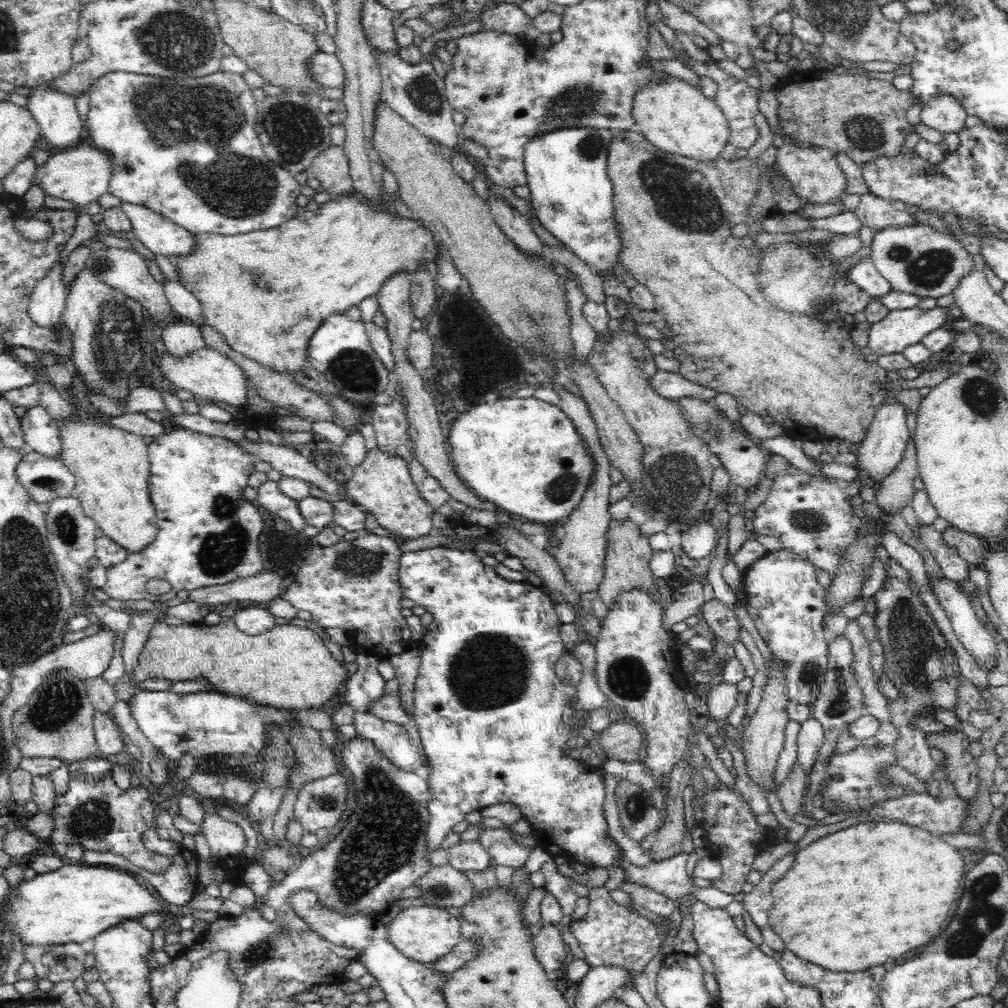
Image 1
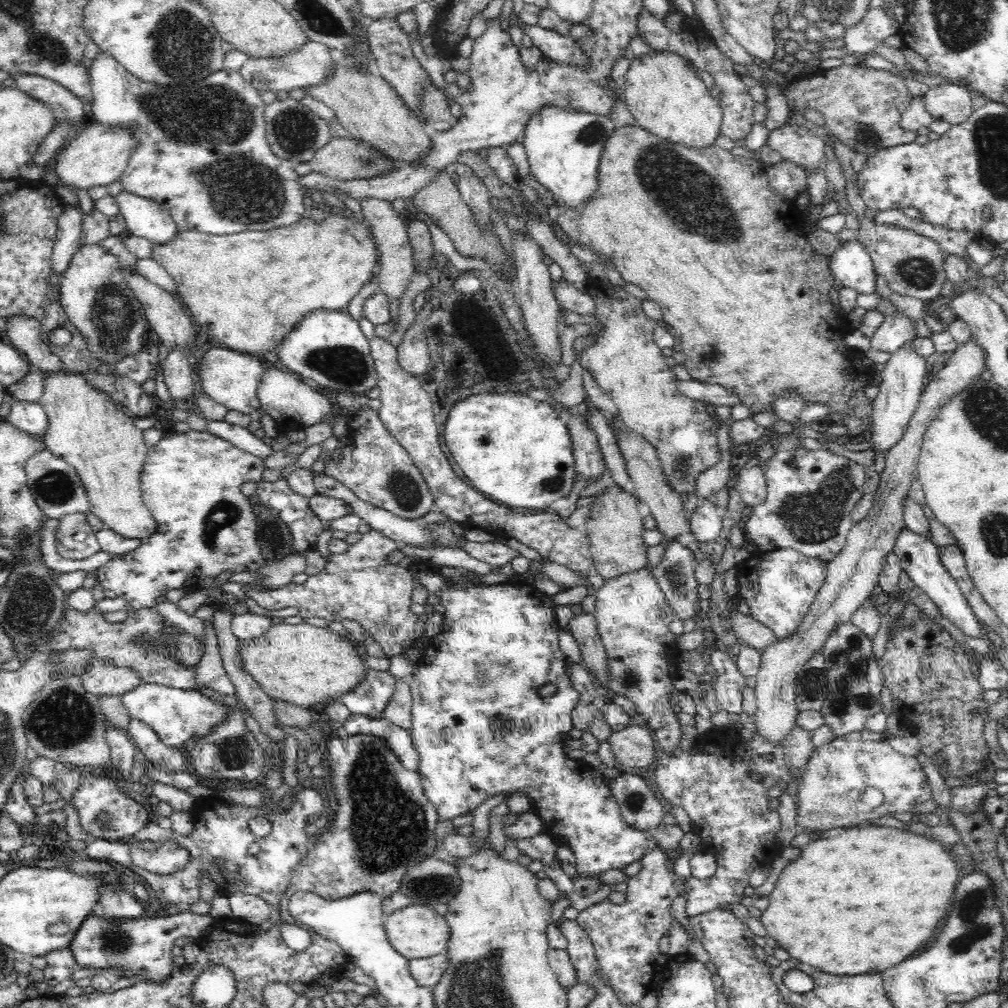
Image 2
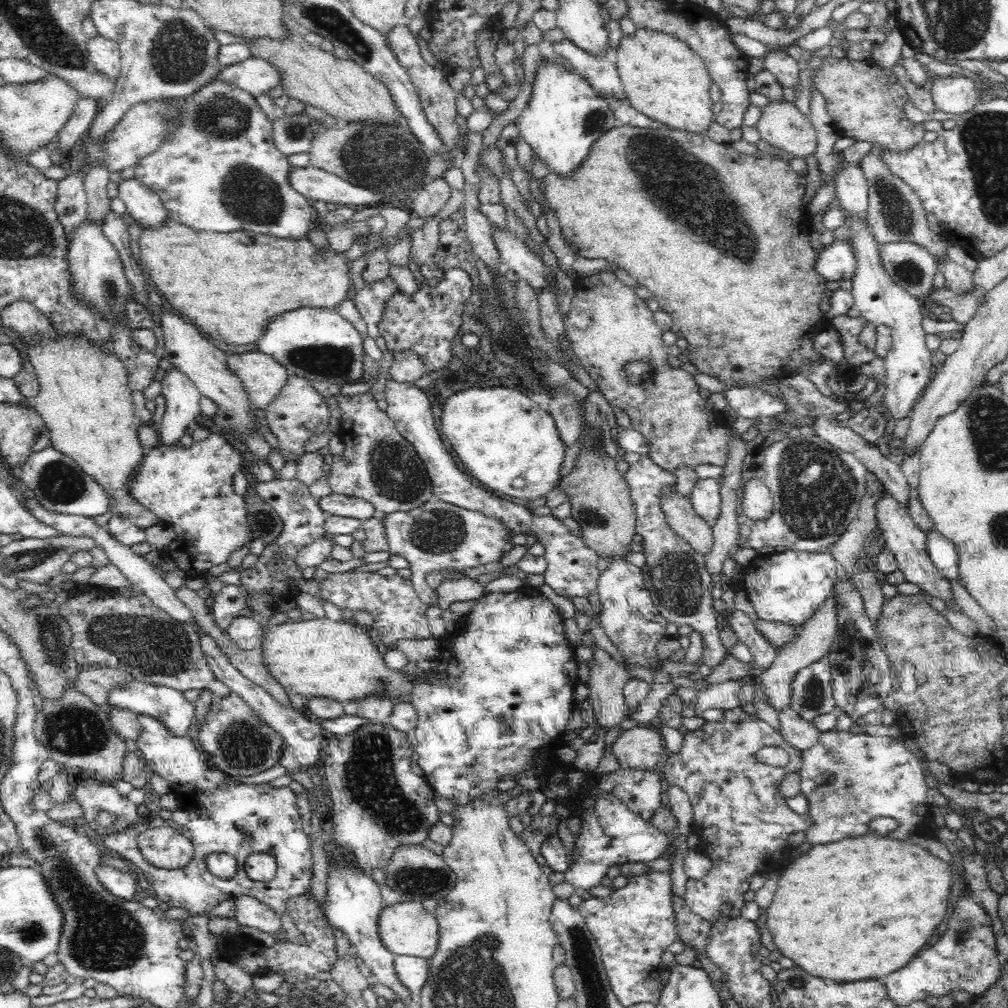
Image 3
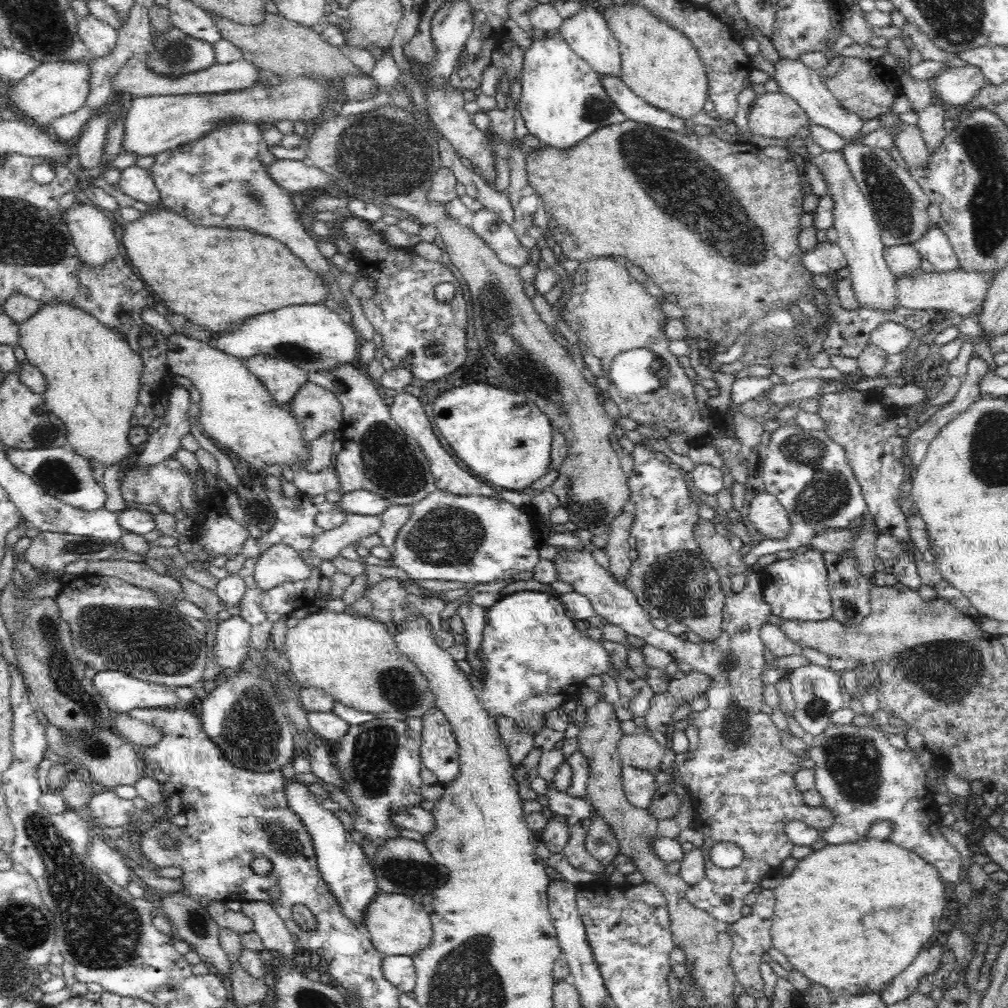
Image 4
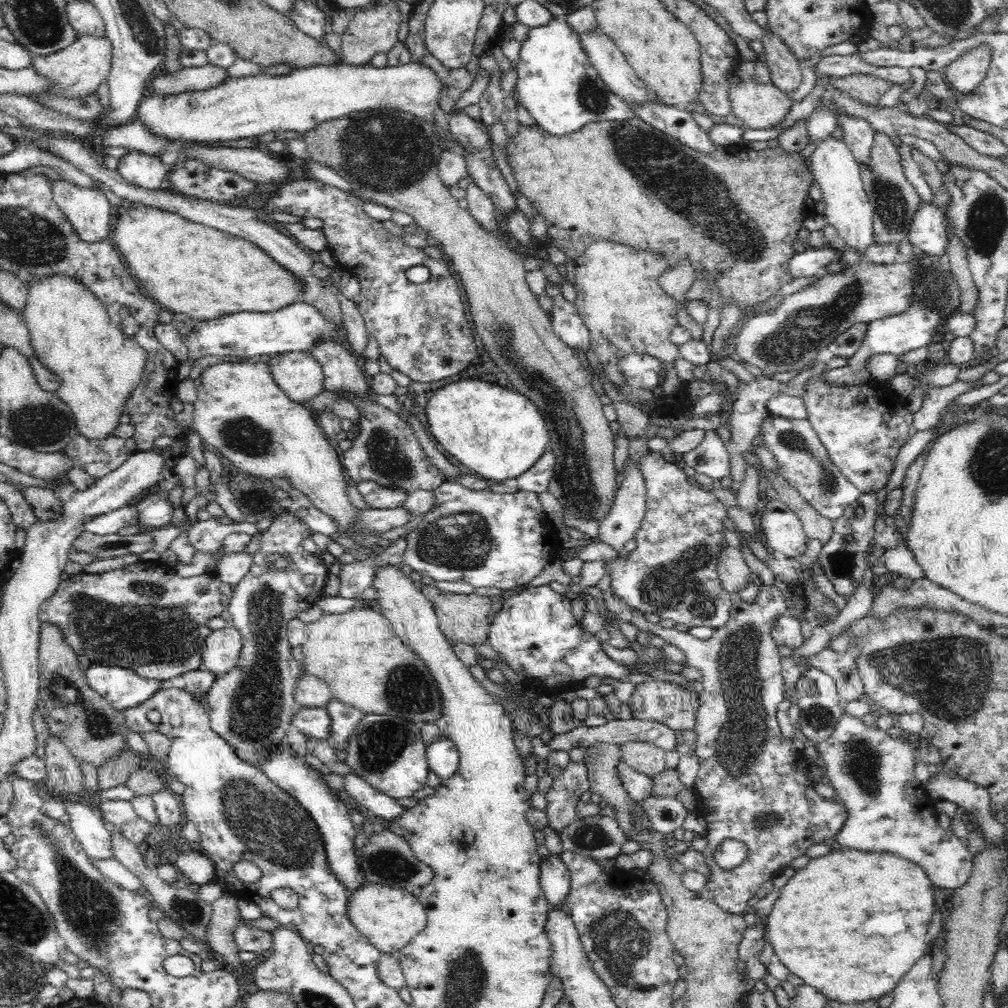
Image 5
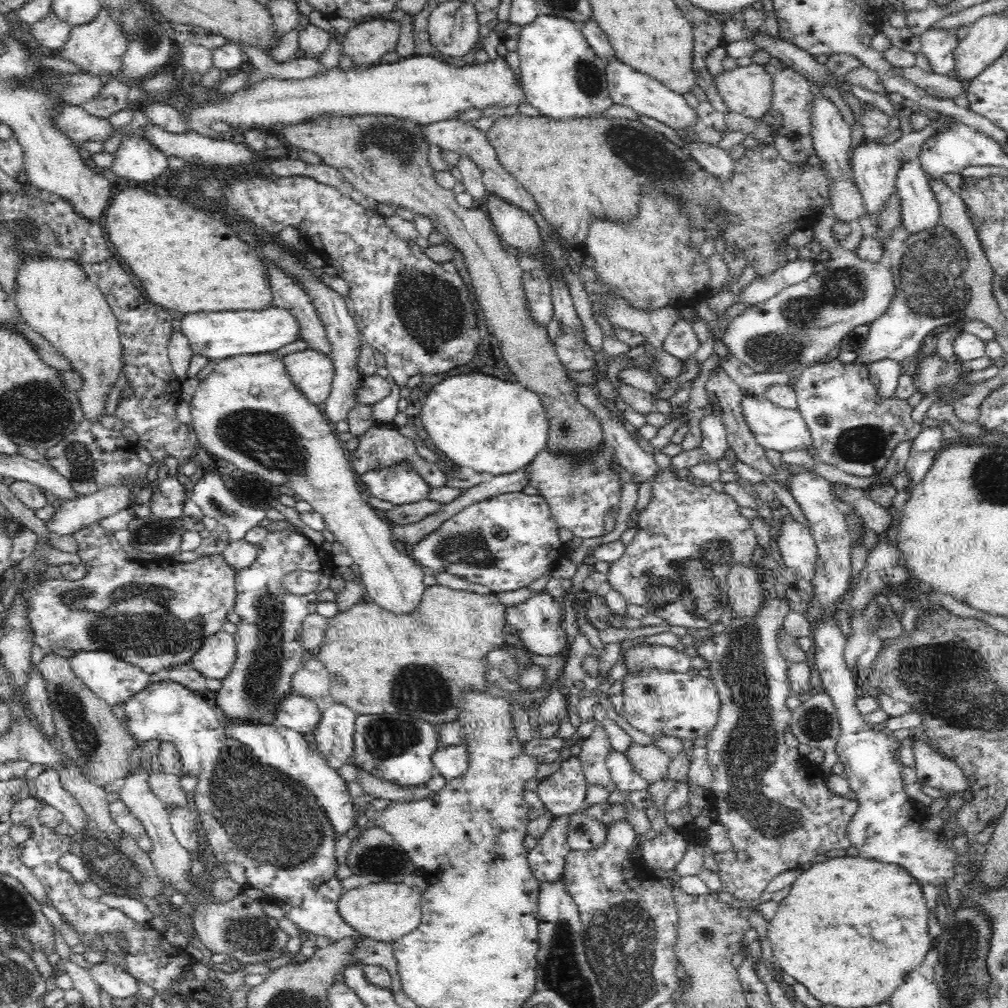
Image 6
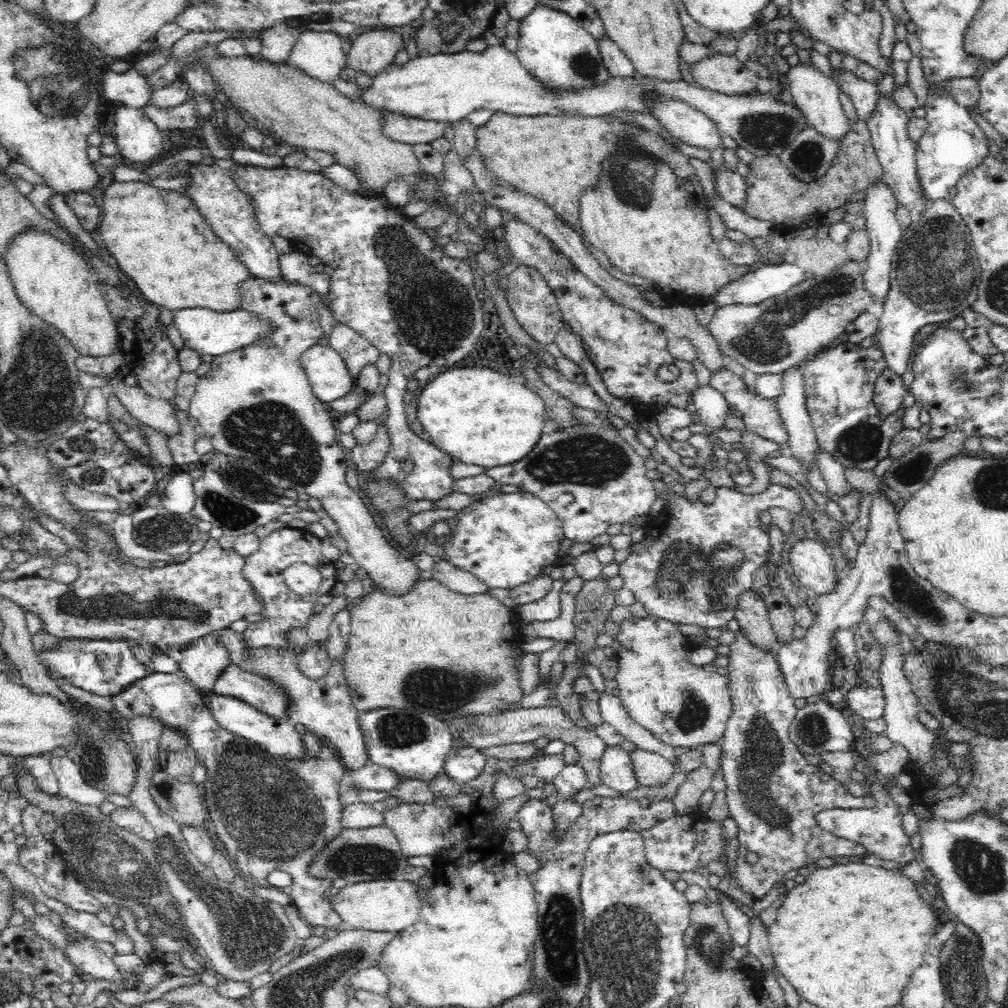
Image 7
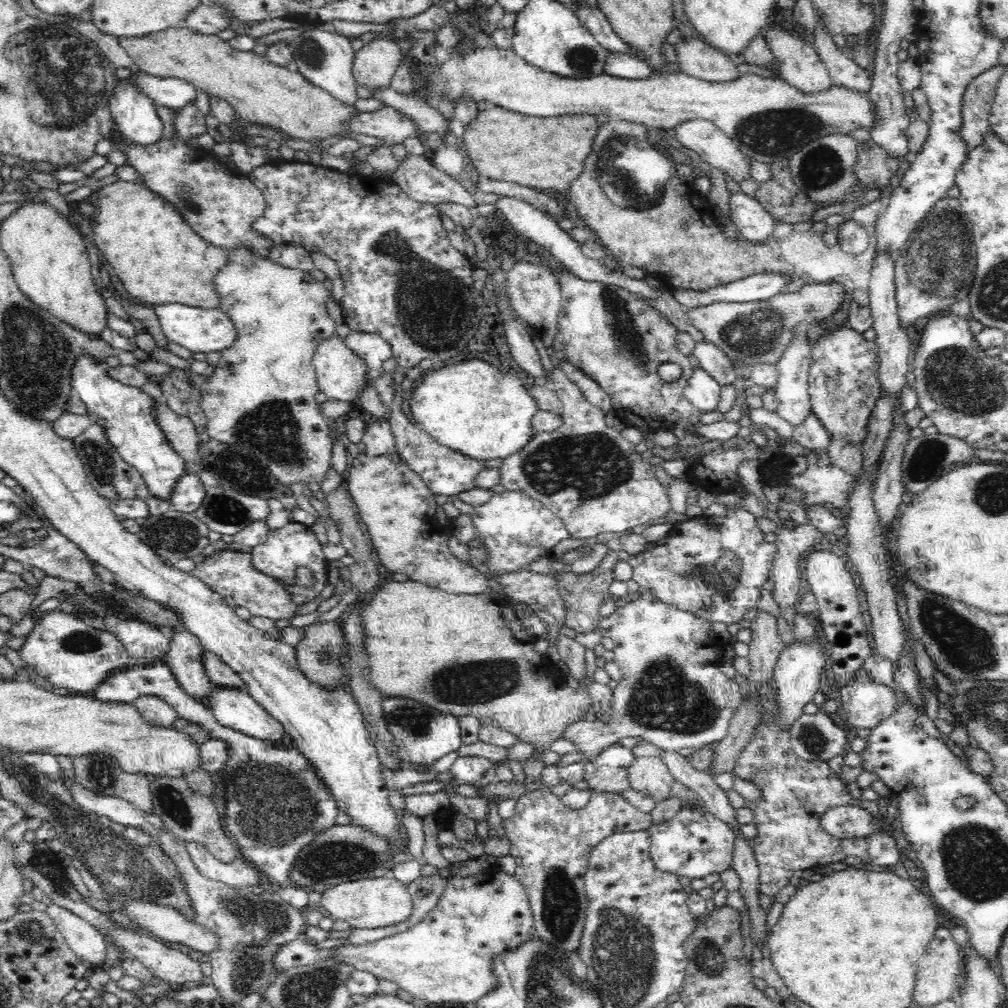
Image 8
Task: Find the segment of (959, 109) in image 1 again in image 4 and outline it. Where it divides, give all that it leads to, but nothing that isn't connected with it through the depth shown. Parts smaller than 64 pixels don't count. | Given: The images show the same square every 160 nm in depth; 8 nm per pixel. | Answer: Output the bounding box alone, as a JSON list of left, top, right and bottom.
[932,65,984,108]

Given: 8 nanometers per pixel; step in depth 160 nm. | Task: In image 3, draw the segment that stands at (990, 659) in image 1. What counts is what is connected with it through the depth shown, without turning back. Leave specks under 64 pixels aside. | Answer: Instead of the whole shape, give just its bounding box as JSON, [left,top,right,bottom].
[875,491,954,601]

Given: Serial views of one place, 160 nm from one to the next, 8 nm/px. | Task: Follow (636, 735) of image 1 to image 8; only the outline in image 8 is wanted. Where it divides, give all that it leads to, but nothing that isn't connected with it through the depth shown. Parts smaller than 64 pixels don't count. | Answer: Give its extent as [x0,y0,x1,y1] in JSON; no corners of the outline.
[629,757,674,801]

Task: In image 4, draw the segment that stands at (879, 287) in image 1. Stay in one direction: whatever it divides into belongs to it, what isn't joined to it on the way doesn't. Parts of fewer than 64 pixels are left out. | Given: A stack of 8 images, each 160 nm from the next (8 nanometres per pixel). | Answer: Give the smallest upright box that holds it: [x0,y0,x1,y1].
[801,242,847,274]

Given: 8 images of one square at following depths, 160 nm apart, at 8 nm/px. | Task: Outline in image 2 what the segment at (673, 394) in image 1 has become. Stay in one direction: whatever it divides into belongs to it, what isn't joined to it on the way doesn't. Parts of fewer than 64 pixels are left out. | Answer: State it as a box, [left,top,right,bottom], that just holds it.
[677,380,741,407]

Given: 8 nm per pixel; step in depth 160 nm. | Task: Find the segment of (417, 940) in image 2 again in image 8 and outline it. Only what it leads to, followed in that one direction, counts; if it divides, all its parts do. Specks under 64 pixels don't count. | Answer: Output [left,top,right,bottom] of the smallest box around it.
[319,878,412,929]

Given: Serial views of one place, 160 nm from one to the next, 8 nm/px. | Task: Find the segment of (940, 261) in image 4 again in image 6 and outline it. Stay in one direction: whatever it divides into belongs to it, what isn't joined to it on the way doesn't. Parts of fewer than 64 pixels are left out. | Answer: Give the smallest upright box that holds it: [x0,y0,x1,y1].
[895,159,941,234]

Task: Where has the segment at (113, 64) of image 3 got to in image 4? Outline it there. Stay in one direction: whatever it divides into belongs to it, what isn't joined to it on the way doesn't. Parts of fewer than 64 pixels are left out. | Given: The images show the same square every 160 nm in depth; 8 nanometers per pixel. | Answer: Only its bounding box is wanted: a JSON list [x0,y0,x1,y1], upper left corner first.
[77,14,118,58]

